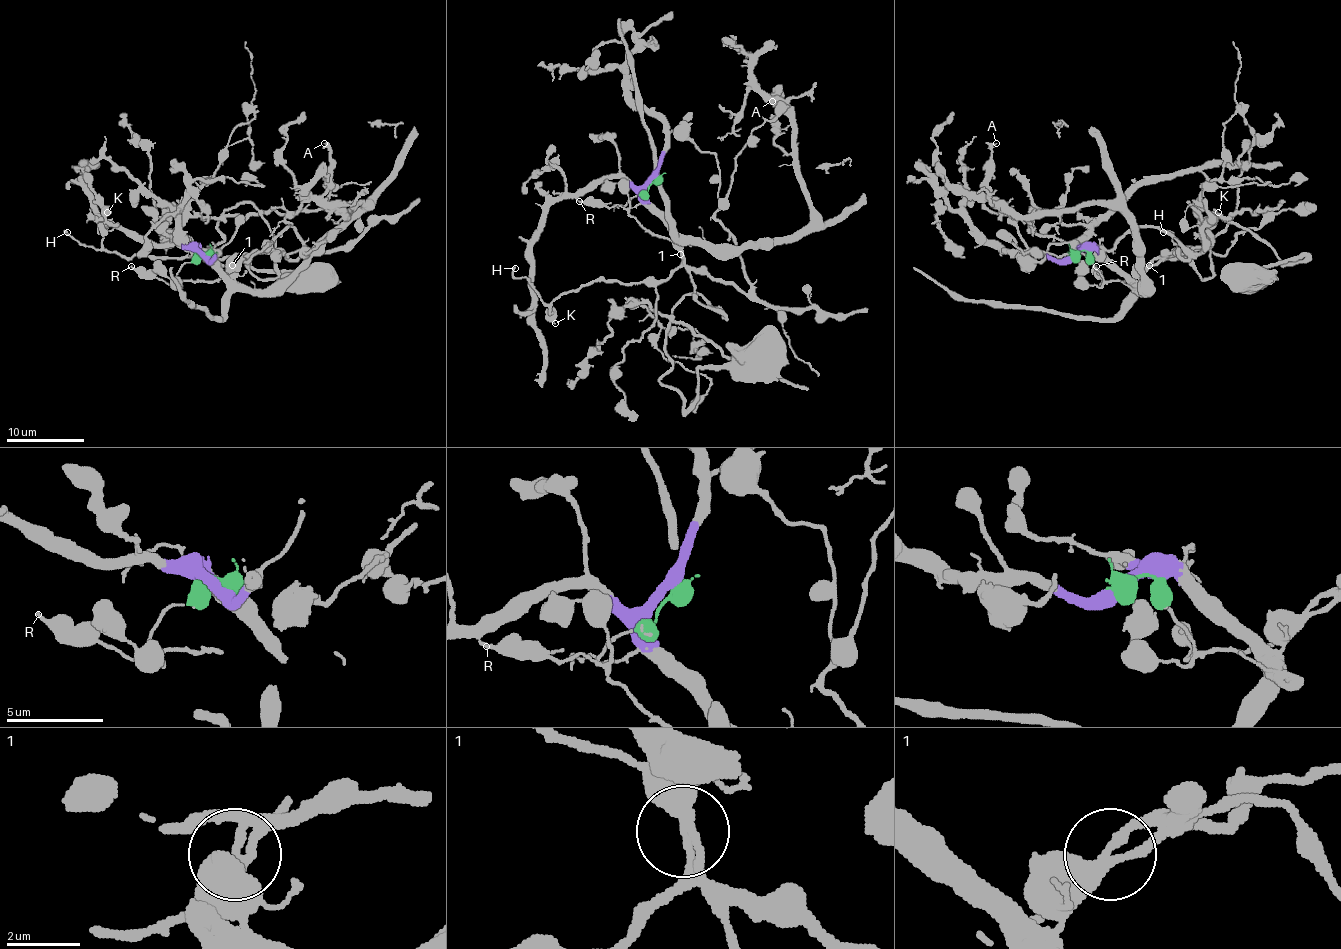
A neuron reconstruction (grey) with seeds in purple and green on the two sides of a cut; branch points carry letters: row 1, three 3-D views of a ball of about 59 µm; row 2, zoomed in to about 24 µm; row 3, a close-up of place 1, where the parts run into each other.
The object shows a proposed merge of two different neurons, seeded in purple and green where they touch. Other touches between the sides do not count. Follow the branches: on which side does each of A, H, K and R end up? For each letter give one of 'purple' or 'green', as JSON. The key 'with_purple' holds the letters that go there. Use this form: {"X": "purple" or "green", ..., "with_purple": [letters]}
{"A": "purple", "H": "green", "K": "green", "R": "green", "with_purple": ["A"]}

